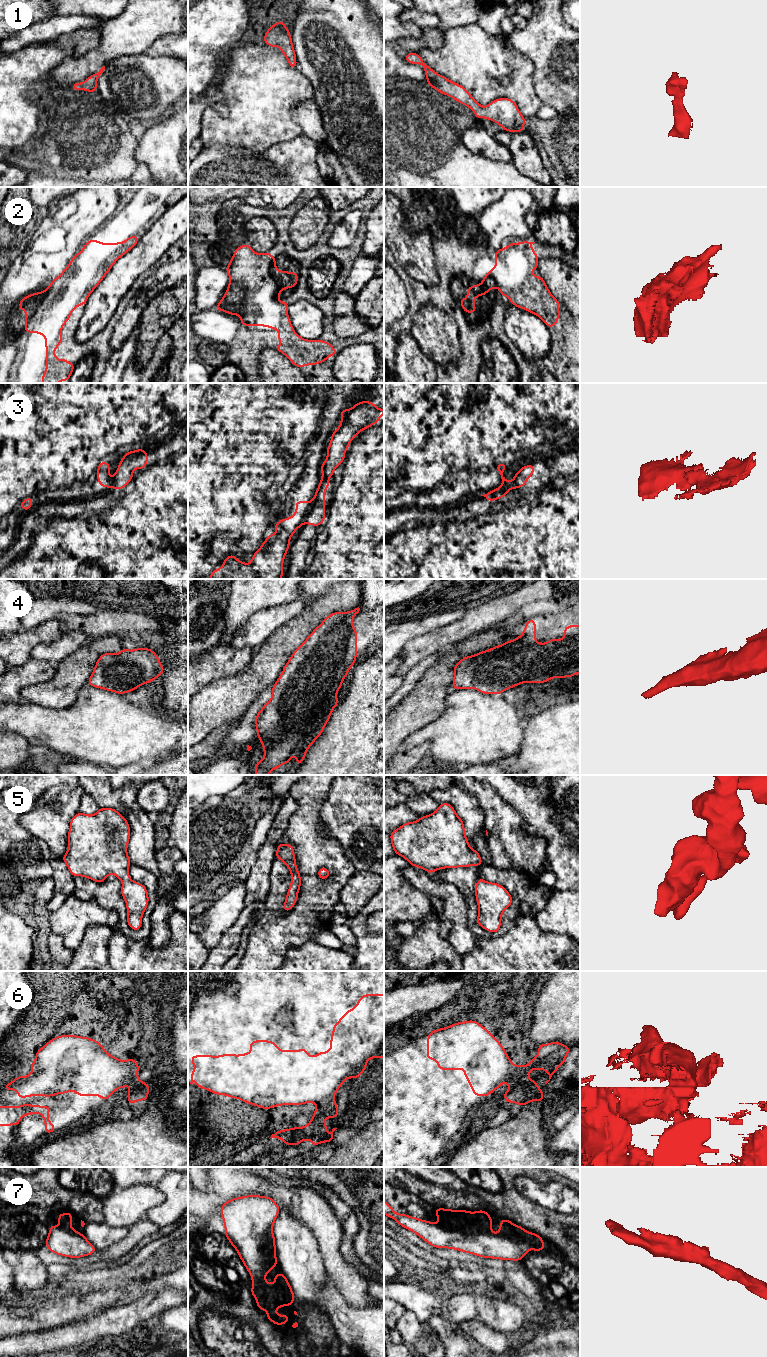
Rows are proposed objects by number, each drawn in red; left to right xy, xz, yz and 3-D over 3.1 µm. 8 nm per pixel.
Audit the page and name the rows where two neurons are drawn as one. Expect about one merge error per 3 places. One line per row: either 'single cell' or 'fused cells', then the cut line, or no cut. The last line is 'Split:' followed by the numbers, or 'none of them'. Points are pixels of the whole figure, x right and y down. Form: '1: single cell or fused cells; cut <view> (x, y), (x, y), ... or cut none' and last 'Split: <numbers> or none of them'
1: single cell; cut none
2: single cell; cut none
3: fused cells; cut xz (309, 510), (303, 522)
4: single cell; cut none
5: single cell; cut none
6: fused cells; cut yz (513, 1064), (508, 1082)
7: fused cells; cut yz (439, 1223), (463, 1231), (490, 1232)
Split: 3, 6, 7

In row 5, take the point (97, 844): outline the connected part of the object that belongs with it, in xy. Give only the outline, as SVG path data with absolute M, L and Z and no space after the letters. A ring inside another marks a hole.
M99 808L94 815L78 812L70 820L68 848L61 859L73 877L83 876L97 883L104 882L109 874L118 877L123 883L127 923L138 931L149 897L146 887L132 881L128 874L129 839L129 823L117 810Z

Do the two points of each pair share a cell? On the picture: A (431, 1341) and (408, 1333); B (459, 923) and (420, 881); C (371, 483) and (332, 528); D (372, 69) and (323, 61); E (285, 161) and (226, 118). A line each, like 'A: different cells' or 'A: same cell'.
A: same cell
B: same cell
C: same cell
D: same cell
E: different cells

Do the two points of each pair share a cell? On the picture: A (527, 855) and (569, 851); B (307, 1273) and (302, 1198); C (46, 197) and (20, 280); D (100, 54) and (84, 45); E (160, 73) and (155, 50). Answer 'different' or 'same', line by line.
A: different
B: different
C: different
D: different
E: different

